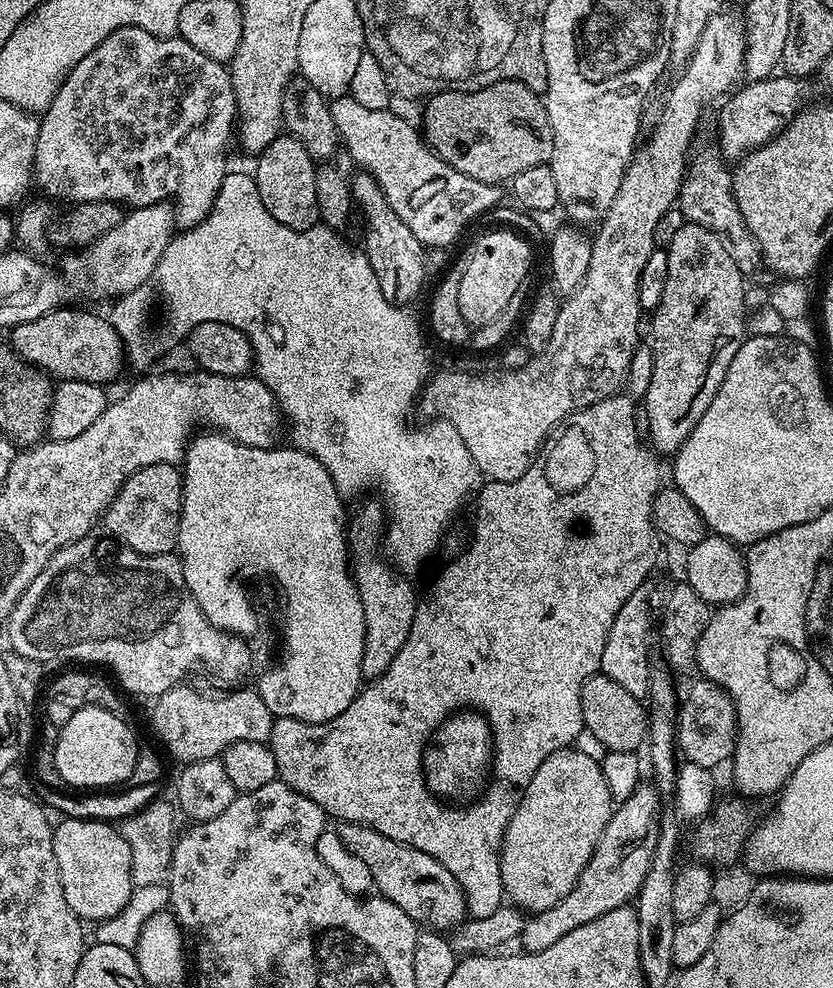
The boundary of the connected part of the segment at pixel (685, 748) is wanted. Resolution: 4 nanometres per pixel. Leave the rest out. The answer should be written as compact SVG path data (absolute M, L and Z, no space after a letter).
M696 678L696 681L688 688L688 693L683 693L678 704L678 719L676 721L676 743L678 752L687 763L697 764L703 768L719 769L719 764L727 765L732 759L732 752L736 749L736 707L726 694L722 686L718 686L712 680Z

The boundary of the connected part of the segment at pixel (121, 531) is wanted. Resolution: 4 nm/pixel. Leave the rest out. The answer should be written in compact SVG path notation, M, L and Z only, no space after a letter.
M155 464L138 470L129 478L119 490L116 497L110 502L102 517L104 528L111 539L125 544L135 552L141 552L147 556L163 556L171 553L177 547L176 531L180 528L180 511L184 501L184 477L181 469L175 464Z

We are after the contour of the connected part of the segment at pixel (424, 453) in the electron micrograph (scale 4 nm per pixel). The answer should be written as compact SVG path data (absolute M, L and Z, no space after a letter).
M232 170L225 175L208 217L198 226L173 235L166 250L162 250L162 258L158 258L158 266L154 273L154 284L160 287L160 292L164 295L168 324L174 331L187 334L202 322L226 322L226 326L234 326L248 335L252 343L255 375L259 376L262 383L276 395L283 419L287 427L288 424L292 427L291 443L302 451L309 452L311 456L318 458L318 462L322 462L322 466L326 466L341 497L348 498L351 492L364 492L367 488L377 488L384 495L387 520L386 556L387 548L389 556L387 559L399 571L413 574L412 572L418 571L439 550L440 543L444 540L444 527L455 518L456 511L463 506L464 499L468 496L468 491L472 487L475 489L481 483L482 477L474 458L470 458L470 450L466 450L466 442L462 442L462 434L458 434L458 430L454 430L454 426L450 426L448 420L436 418L431 422L424 422L428 424L422 425L421 428L411 428L408 425L408 415L411 414L412 408L414 412L414 405L430 379L428 348L424 345L424 336L420 333L415 318L408 313L409 309L391 304L382 294L378 278L375 277L374 270L371 269L363 251L359 247L351 248L340 236L343 235L337 229L327 226L313 226L301 232L290 226L282 226L282 222L278 222L278 218L274 218L270 210L262 206L262 198L256 189L255 175L248 173L247 176L244 172Z

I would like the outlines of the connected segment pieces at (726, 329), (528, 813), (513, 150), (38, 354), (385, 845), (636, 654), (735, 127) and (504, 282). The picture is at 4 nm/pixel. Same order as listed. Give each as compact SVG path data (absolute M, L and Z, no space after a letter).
M685 222L666 246L668 276L661 302L651 313L652 318L652 373L648 376L648 389L644 392L644 416L648 419L646 436L657 453L675 454L686 438L698 426L702 414L714 402L718 386L734 362L734 354L746 339L746 313L744 314L745 275L736 266L717 233L702 225Z
M569 746L550 754L538 770L534 770L534 778L524 788L524 797L516 808L515 814L504 831L504 839L500 841L500 869L502 870L502 886L504 895L515 907L531 914L550 910L570 890L574 890L574 882L578 882L578 874L590 862L590 854L594 854L594 846L598 838L602 838L602 830L606 830L606 822L610 822L614 811L614 801L610 794L610 786L606 786L606 778L600 769L600 760L588 752L575 752Z
M503 80L502 82L494 82L490 86L480 88L477 92L438 92L435 96L427 97L424 108L424 128L422 124L422 135L429 148L436 153L438 158L442 158L442 162L446 162L450 166L454 166L454 170L458 170L458 174L466 174L466 178L478 178L478 182L486 182L497 186L507 185L518 174L522 174L522 170L533 168L534 166L542 166L549 163L554 154L554 130L550 126L550 114L546 110L541 93L530 90L522 82L517 80Z
M61 306L53 312L34 318L34 322L22 322L11 329L10 346L26 362L43 369L57 381L77 380L108 386L120 376L126 361L124 339L114 330L111 319L82 312L77 306Z
M341 823L340 840L364 863L366 871L372 875L376 883L375 891L384 899L394 902L417 925L427 926L432 930L455 929L463 925L468 911L468 902L464 891L458 886L454 874L442 866L430 854L422 850L414 850L414 846L406 846L402 842L394 842L394 838L386 838L386 834L378 834L365 824Z
M646 582L642 586L638 586L638 590L634 590L634 594L630 594L630 598L626 598L626 602L622 606L622 610L618 610L618 614L614 618L614 626L610 626L610 634L606 638L606 646L602 646L602 662L600 663L600 672L614 682L618 682L618 686L622 686L622 690L628 691L630 694L641 698L648 695L648 683L652 677L653 665L648 665L648 631L653 631L654 616L652 620L652 604L659 605L662 596L656 593L656 588L652 582Z
M774 74L764 80L756 80L739 87L724 103L718 118L721 153L727 158L740 160L756 148L760 148L780 133L789 121L801 111L807 84L799 77Z
M488 230L485 233L485 236L477 238L476 245L473 246L468 260L463 261L462 283L458 285L458 306L462 310L462 318L466 318L466 322L473 329L481 328L486 322L492 321L510 303L510 298L521 295L522 289L520 287L523 286L524 279L527 278L528 271L532 268L534 248L527 240L523 240L513 232Z

